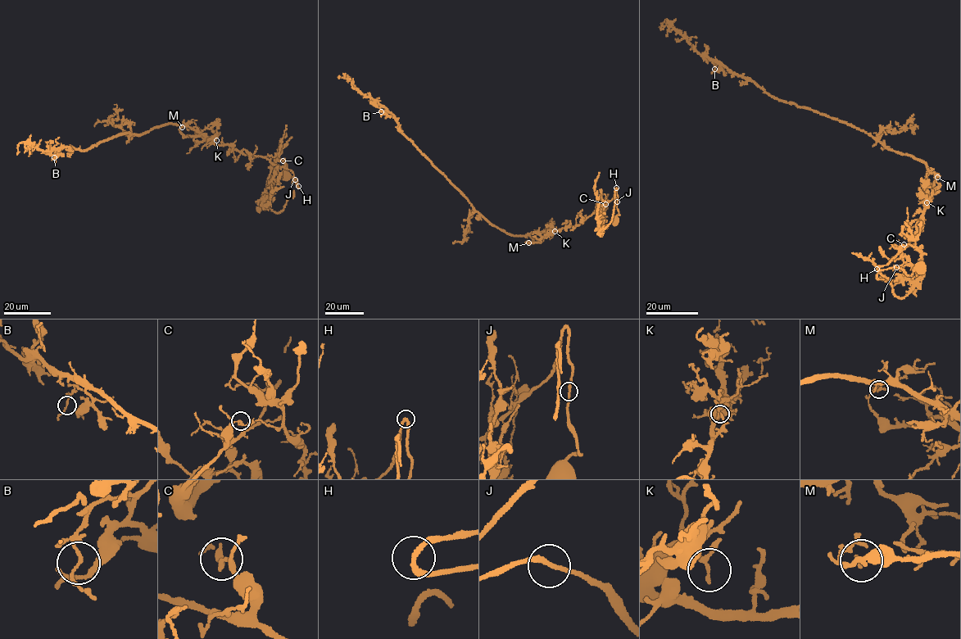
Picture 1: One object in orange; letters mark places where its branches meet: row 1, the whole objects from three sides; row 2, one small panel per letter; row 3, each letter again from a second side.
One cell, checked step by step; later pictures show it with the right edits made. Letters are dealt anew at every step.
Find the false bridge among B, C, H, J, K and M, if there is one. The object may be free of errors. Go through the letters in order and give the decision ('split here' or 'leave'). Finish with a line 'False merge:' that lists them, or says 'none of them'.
B: leave
C: split here
H: leave
J: leave
K: leave
M: leave
False merge: C

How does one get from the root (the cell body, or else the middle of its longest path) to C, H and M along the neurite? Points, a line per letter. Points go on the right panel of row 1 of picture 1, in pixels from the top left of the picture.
C: (920, 270), (915, 268), (913, 274), (908, 275), (895, 266), (877, 269), (886, 265), (904, 244)
H: (920, 270), (915, 268), (913, 274), (908, 275), (896, 267), (877, 269)
M: (920, 270), (908, 275), (895, 266), (877, 269), (922, 228), (937, 177)

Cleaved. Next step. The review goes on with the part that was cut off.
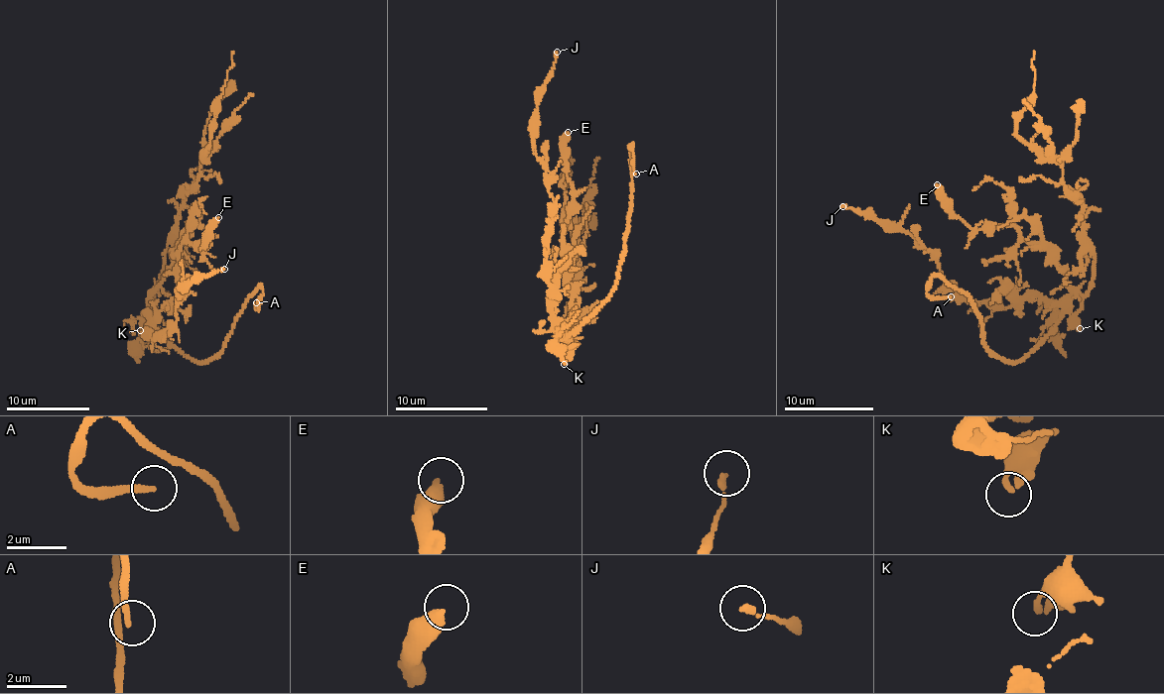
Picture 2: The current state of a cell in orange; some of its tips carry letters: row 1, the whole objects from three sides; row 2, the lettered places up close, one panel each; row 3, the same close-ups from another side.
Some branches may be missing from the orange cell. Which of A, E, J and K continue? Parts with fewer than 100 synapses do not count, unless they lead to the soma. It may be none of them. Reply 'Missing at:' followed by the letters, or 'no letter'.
Missing at: A

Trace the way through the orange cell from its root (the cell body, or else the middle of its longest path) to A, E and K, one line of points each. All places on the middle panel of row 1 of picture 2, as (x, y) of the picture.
A: (573, 348), (564, 337), (566, 341), (611, 292), (616, 278), (631, 202), (631, 146), (636, 173)
E: (573, 348), (565, 341), (563, 332), (573, 300), (561, 254), (574, 190), (561, 150), (568, 132)
K: (573, 348), (569, 347), (571, 353), (564, 364)

